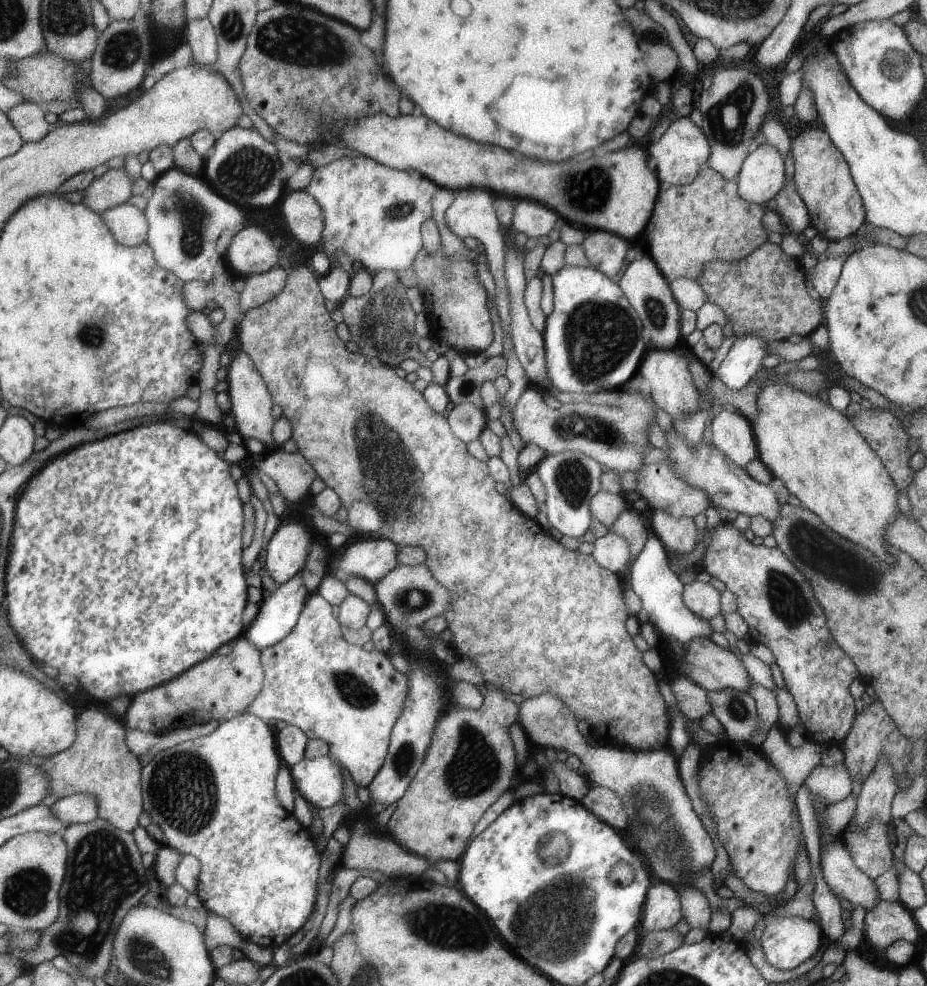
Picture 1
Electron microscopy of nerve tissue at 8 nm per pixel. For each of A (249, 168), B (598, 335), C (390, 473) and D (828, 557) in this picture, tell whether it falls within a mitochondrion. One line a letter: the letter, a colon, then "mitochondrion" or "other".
A: mitochondrion
B: mitochondrion
C: mitochondrion
D: mitochondrion

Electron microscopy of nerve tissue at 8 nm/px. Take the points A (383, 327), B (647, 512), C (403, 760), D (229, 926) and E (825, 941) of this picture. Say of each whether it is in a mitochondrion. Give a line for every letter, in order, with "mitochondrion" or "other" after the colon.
A: mitochondrion
B: other
C: mitochondrion
D: other
E: other

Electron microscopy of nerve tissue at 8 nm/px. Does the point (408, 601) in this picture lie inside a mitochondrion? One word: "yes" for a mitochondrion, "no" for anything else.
yes

